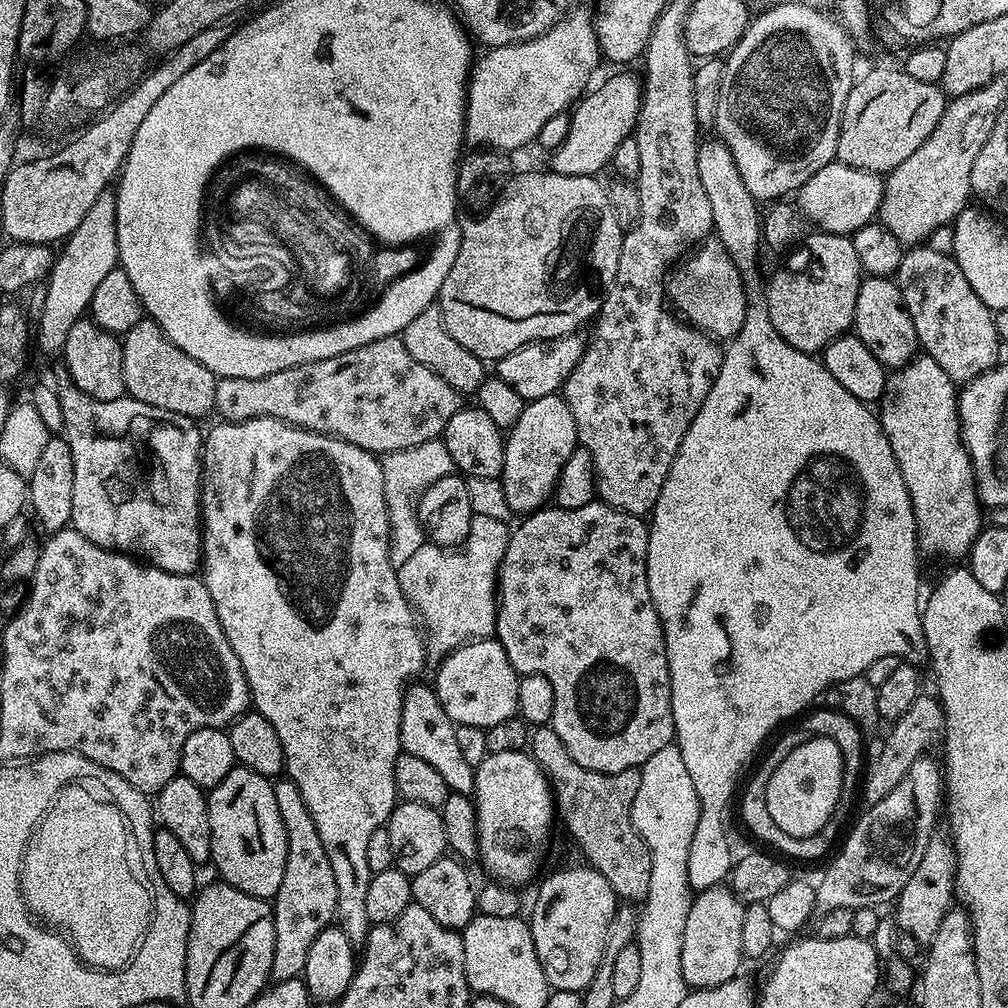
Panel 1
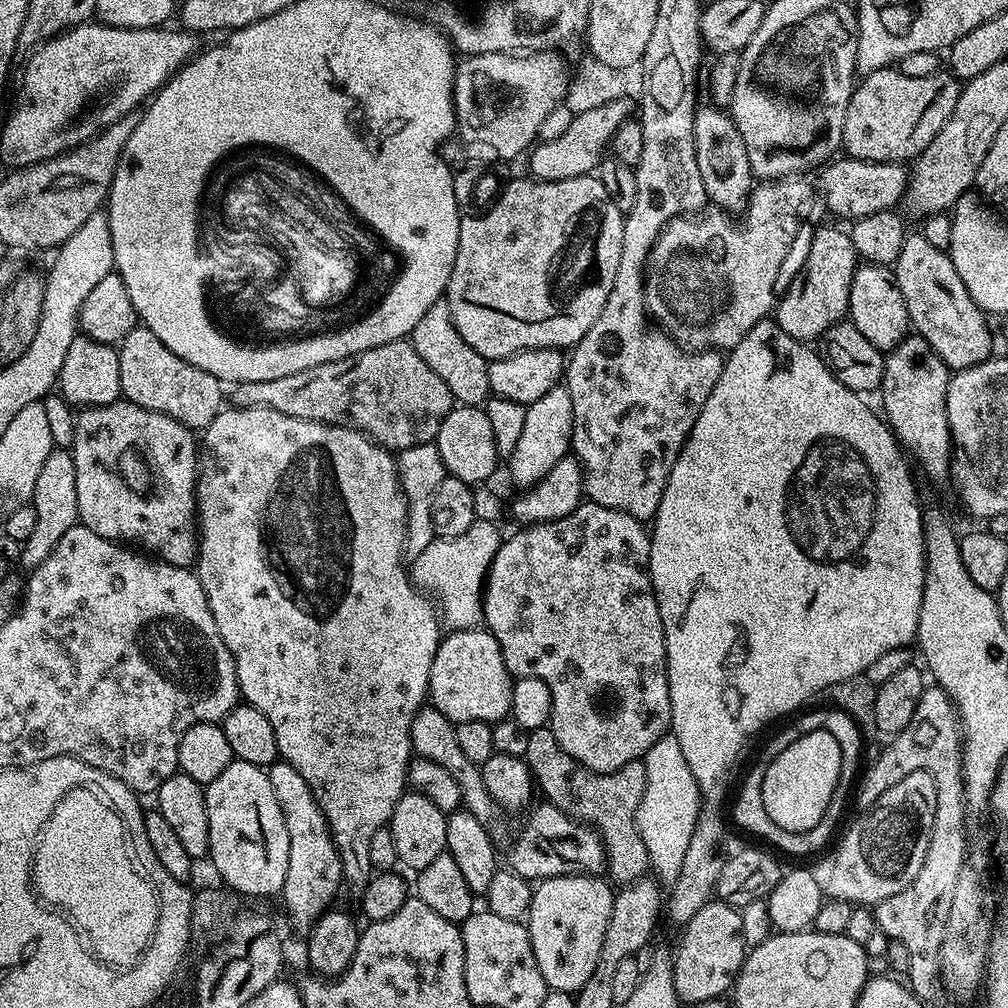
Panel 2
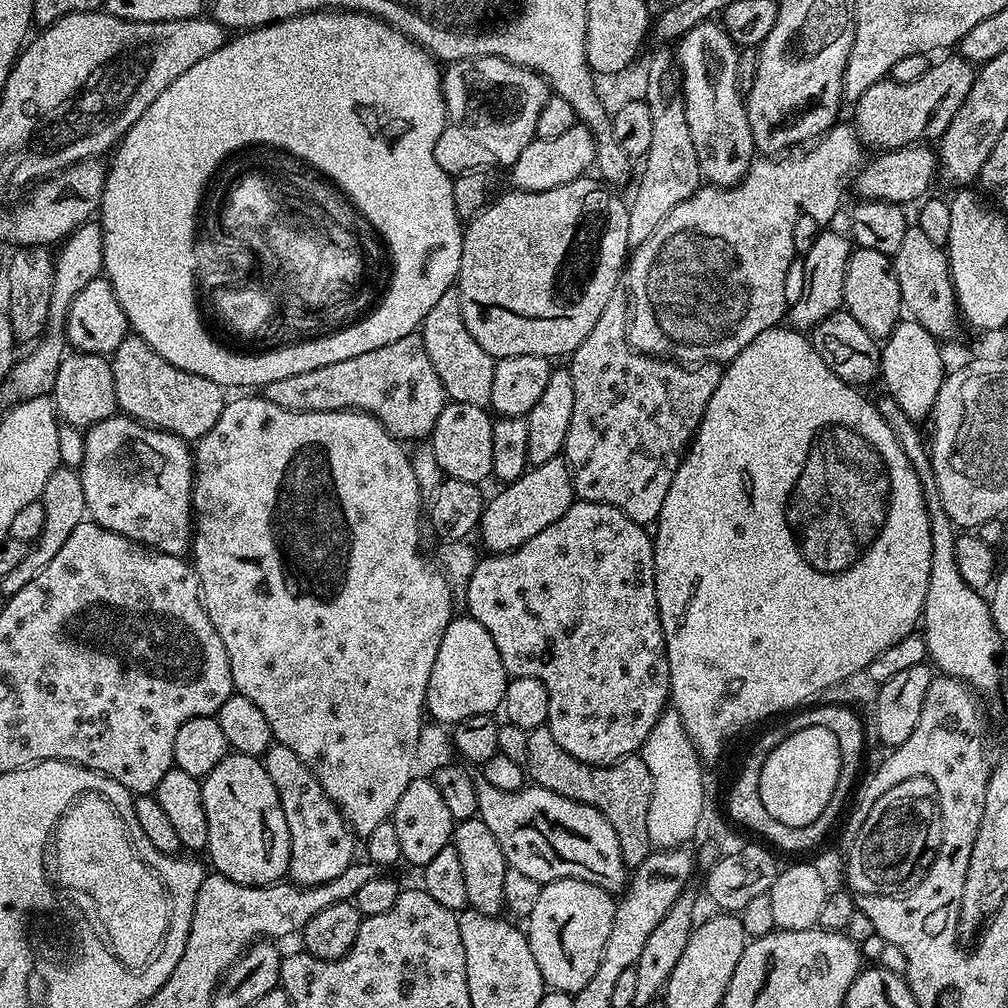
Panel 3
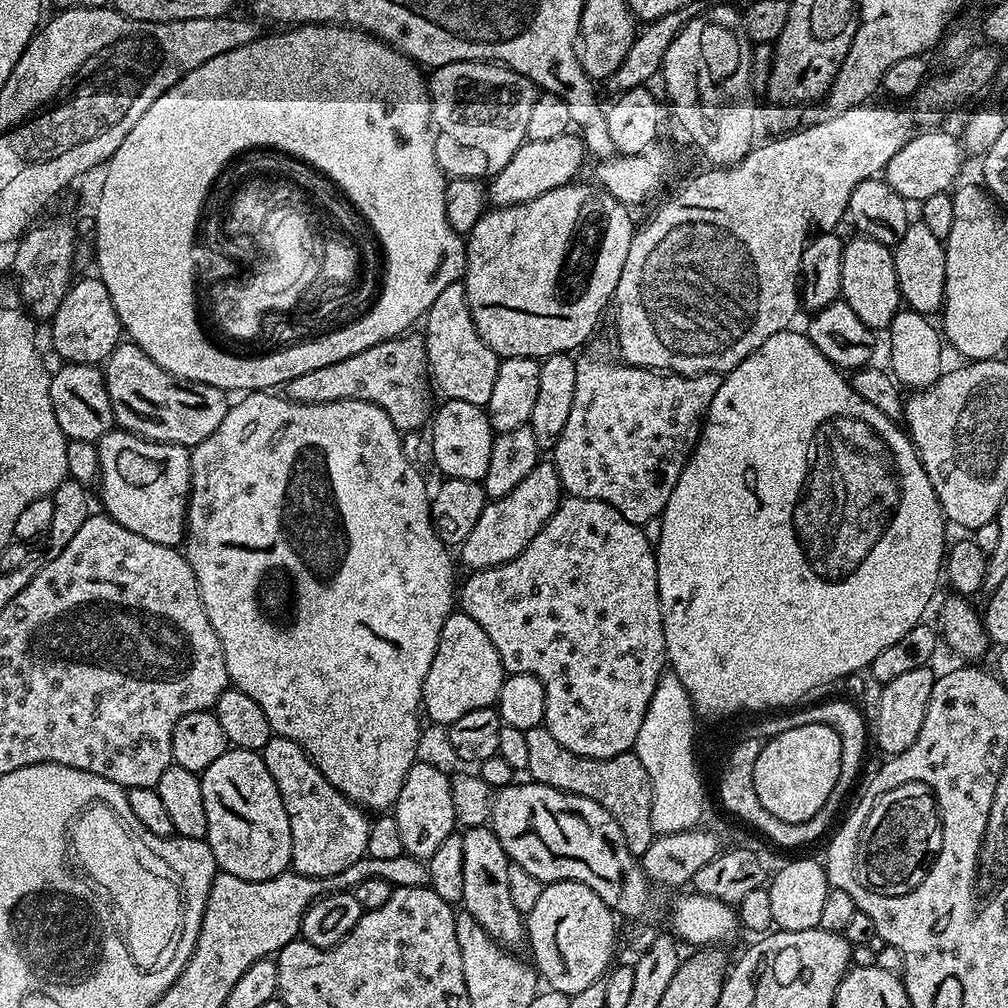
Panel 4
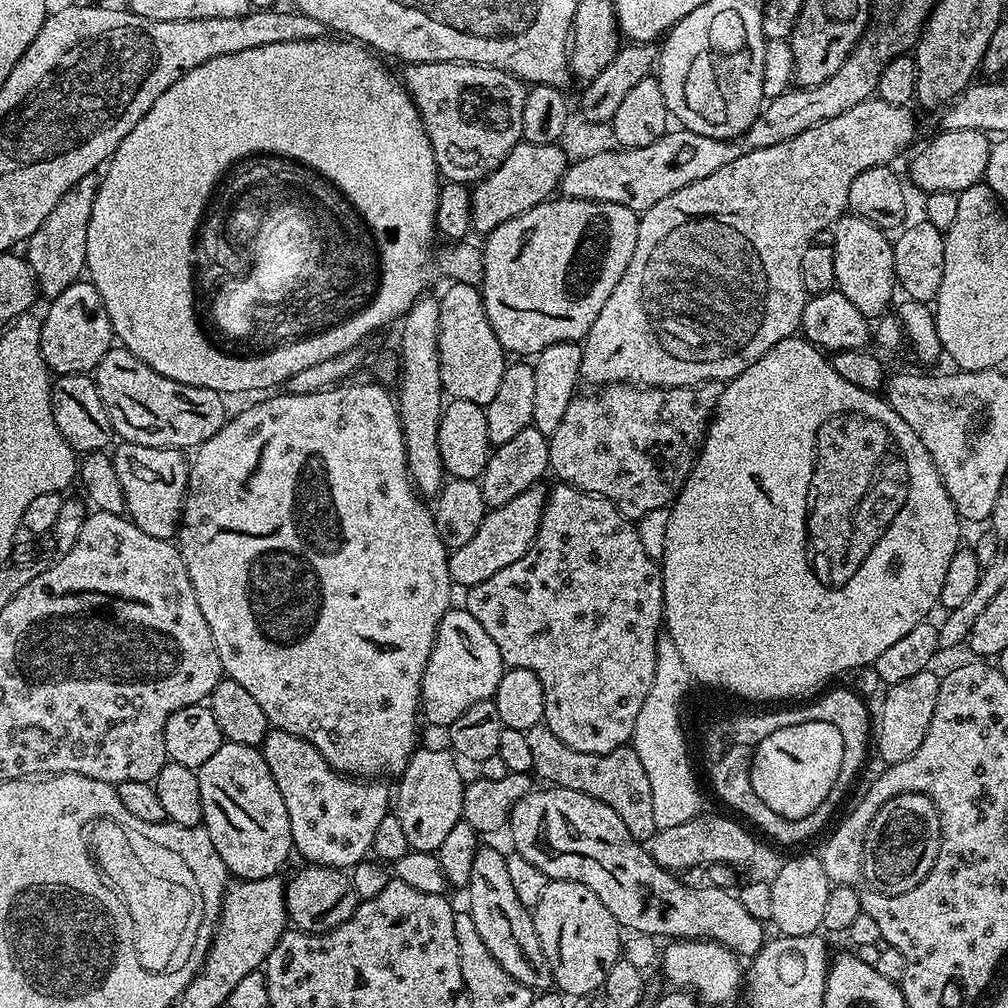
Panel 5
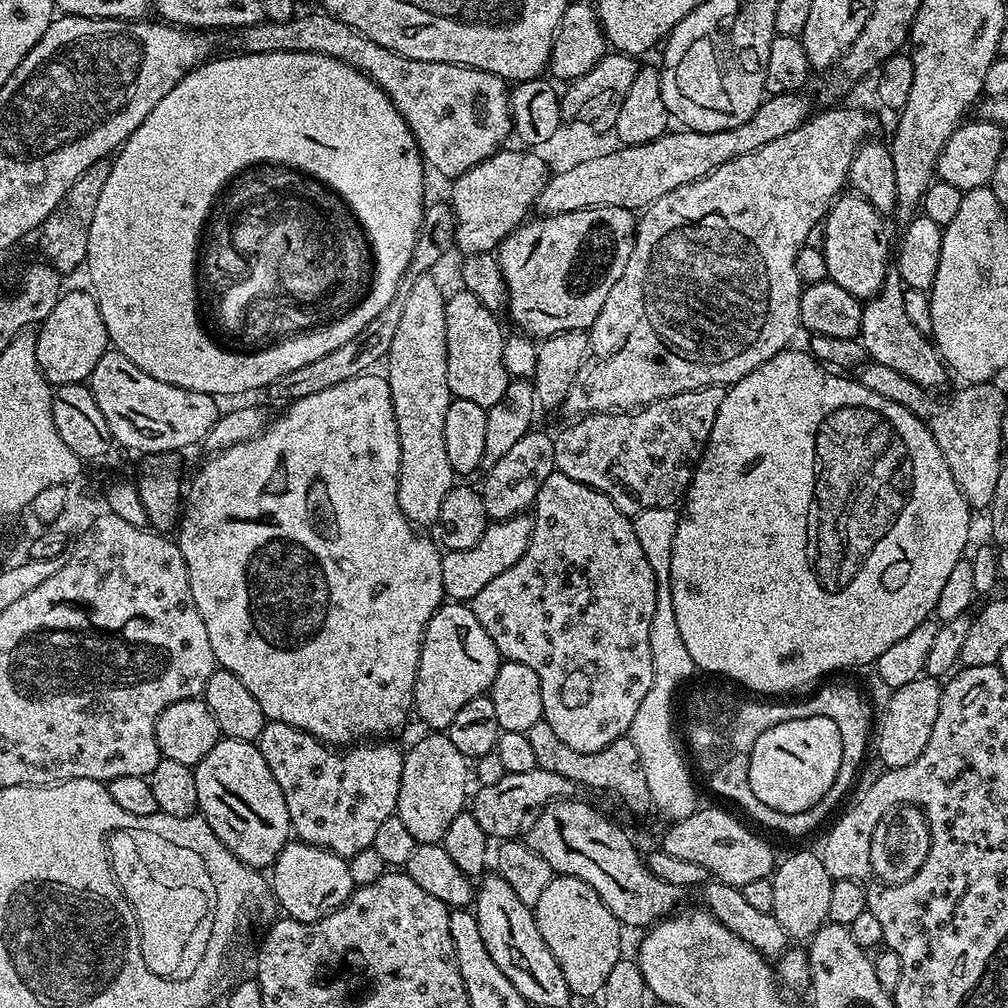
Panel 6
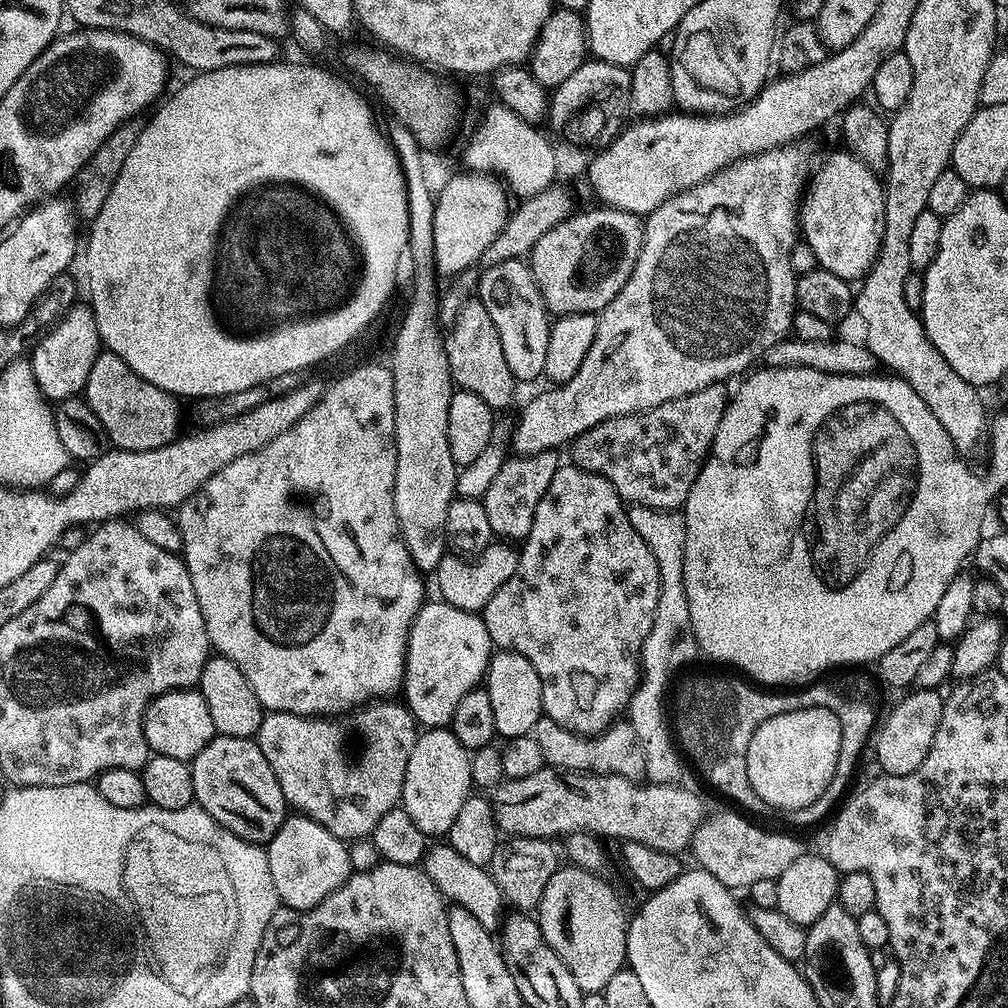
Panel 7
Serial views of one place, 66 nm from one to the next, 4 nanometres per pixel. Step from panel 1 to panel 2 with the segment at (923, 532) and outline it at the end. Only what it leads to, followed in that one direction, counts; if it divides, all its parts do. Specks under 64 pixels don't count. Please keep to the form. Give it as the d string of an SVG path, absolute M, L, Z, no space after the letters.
M909 334L899 346L884 357L884 373L878 389L878 396L884 399L883 419L892 429L892 435L896 437L901 449L913 461L916 459L920 463L921 470L932 480L947 481L952 467L954 449L950 426L946 418L946 390L949 379L950 370L944 365L942 358L934 354L930 342L926 342L918 335Z

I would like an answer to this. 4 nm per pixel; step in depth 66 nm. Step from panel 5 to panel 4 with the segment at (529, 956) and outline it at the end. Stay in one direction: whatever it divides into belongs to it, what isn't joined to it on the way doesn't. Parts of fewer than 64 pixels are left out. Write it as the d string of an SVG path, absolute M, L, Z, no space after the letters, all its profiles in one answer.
M491 827L465 828L462 832L462 908L469 912L499 944L509 950L516 950L519 944L526 940L526 920L514 906L510 898L510 885L506 879L506 870L509 866L509 858L506 850L502 850L502 842L492 833Z

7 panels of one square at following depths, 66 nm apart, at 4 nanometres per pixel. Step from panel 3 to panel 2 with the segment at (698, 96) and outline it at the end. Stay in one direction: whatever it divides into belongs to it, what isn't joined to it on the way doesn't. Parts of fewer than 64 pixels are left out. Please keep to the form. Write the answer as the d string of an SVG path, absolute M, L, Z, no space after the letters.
M700 106L696 109L694 146L698 170L702 173L702 186L706 186L709 201L717 209L729 214L740 214L748 206L754 177L750 160L746 158L746 146L742 146L742 134L738 134L738 126L734 126L731 115L723 107L720 108Z

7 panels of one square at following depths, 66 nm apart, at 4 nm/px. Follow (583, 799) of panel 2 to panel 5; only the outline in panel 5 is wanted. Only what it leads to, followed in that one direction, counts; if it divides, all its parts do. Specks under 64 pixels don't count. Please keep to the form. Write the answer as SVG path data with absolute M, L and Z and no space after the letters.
M541 722L526 732L526 743L534 757L532 772L541 776L548 786L578 790L614 810L622 822L626 822L626 830L634 834L641 842L651 841L658 829L654 822L654 798L650 794L650 778L646 774L646 766L638 758L631 746L615 748L606 754L586 754L566 746L562 738L558 738Z

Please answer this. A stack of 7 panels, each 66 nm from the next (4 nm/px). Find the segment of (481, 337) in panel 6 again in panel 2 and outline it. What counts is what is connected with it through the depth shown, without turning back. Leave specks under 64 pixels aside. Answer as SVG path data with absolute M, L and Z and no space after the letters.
M447 299L435 300L426 310L426 314L418 318L418 324L410 333L410 339L414 350L418 350L418 358L422 358L422 362L426 362L426 366L430 366L430 370L434 370L434 374L438 374L442 382L446 382L452 399L457 405L480 406L489 399L488 361L482 354L478 354L478 350L474 350L474 346L466 343L466 338L462 338L462 334L458 334L450 318L450 306Z

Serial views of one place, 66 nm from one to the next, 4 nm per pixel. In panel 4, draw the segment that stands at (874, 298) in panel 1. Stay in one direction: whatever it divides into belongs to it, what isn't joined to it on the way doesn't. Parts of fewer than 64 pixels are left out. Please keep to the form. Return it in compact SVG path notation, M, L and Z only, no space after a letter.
M859 234L853 235L853 240L850 239L845 243L844 253L842 254L842 282L840 283L840 296L850 306L850 310L854 310L854 314L858 314L858 318L862 318L862 322L867 328L873 330L887 330L892 324L893 318L896 317L896 313L901 311L902 301L900 298L900 287L898 286L898 274L894 270L894 258L892 257L893 249L889 245L882 242L874 242L868 236L861 236Z

